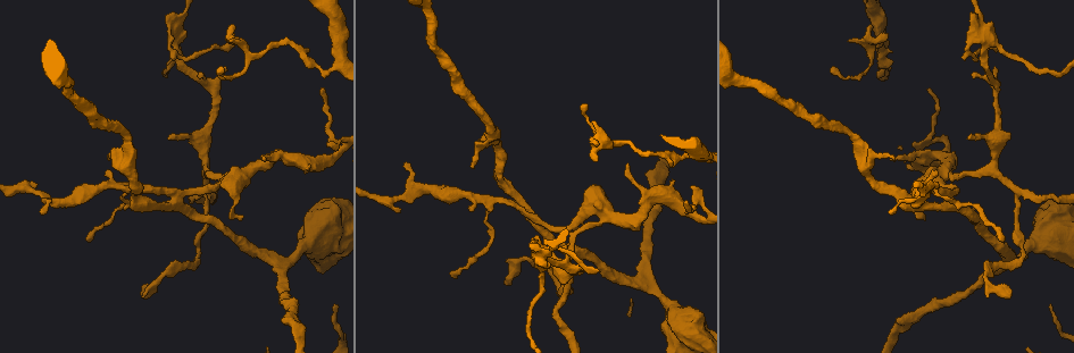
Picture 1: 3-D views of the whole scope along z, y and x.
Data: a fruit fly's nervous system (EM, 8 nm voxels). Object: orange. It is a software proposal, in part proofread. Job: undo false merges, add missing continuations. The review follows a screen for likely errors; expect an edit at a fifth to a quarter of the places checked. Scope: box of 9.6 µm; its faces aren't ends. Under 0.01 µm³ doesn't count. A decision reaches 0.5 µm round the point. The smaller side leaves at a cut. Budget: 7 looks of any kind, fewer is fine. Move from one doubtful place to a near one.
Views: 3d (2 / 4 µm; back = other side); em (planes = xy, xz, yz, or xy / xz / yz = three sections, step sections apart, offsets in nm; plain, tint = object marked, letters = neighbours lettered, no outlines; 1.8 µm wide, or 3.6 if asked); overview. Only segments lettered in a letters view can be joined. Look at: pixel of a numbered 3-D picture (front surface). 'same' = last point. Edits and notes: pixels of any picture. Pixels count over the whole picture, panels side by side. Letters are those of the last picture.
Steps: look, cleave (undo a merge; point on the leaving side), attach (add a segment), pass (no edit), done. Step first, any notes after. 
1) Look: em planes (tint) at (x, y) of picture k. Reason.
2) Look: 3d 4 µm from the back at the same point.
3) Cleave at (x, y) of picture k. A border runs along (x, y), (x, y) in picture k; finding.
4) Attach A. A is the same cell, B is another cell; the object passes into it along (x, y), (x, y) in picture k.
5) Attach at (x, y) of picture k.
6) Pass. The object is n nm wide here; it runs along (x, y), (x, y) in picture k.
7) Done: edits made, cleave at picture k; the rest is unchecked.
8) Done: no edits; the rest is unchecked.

Look: em 3.6 µm planes (letters) at (689, 330) of picture 1. Sudden change in width.

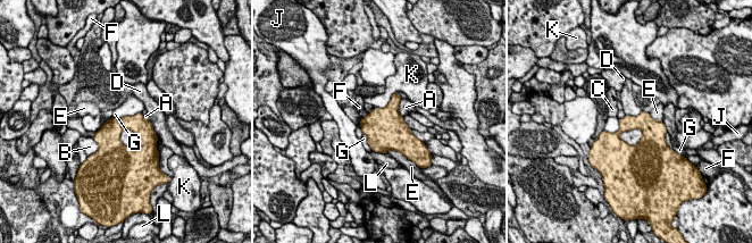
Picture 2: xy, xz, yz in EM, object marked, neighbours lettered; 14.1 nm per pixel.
Pass. A, B, C, D, E, F, G, J, K and L are other cells; a border runs along (141, 111), (134, 115), (113, 118) in picture 2; continuous, no second neuron.

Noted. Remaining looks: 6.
Look: em planes (letters) at (52, 199) of picture 1. Arms part here.

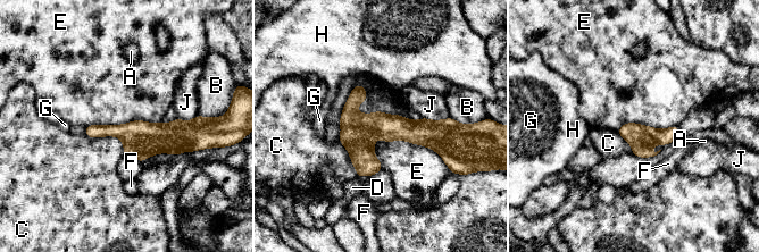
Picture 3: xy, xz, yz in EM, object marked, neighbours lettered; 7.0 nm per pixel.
Pass. A, B, C, D, E, F, G, H and J are other cells; a border runs along (365, 132), (428, 146), (449, 167) in picture 3; all the same neuron.

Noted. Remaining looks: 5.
Look: em xz step 4 (tint) at (543, 228) of picture 1. Four arms meet.

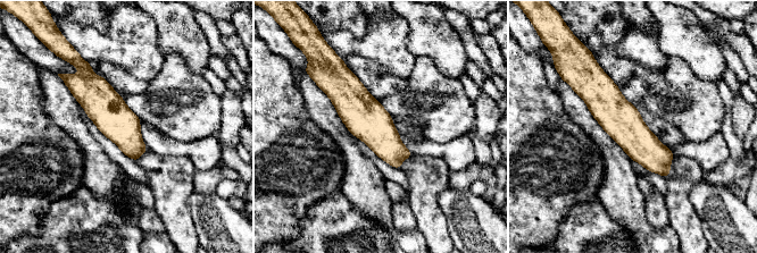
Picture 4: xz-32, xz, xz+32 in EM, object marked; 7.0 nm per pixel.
Look: em xy step 16 (letters) at the same point.

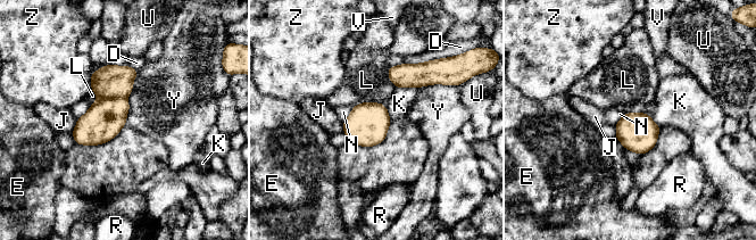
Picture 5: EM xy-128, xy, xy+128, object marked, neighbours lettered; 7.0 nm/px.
Pass. The object is 220 nm wide here; D, E, J, K, L, N, R, U, V, Y and Z are other cells; continuous, no second neuron.

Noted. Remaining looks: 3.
Done: no edits; the rest is unchecked.

